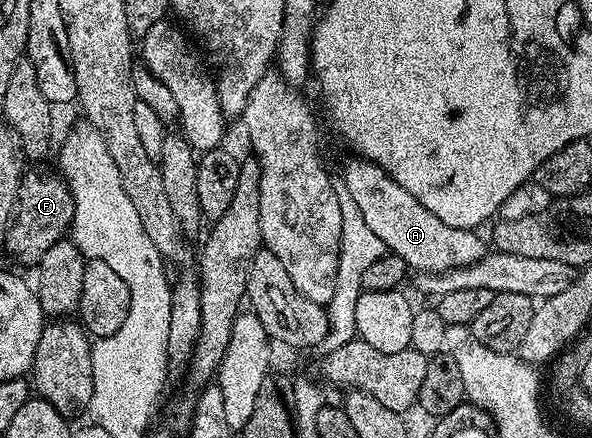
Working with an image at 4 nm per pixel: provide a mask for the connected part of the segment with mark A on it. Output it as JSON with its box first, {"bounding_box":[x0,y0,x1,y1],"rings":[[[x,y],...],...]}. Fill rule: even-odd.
{"bounding_box":[343,156,487,273],"rings":[[[360,156],[350,157],[343,170],[344,193],[355,201],[364,223],[378,236],[386,249],[402,256],[412,271],[440,273],[473,265],[487,253],[487,247],[474,230],[453,228],[423,207],[407,188],[400,187],[381,166]]]}

